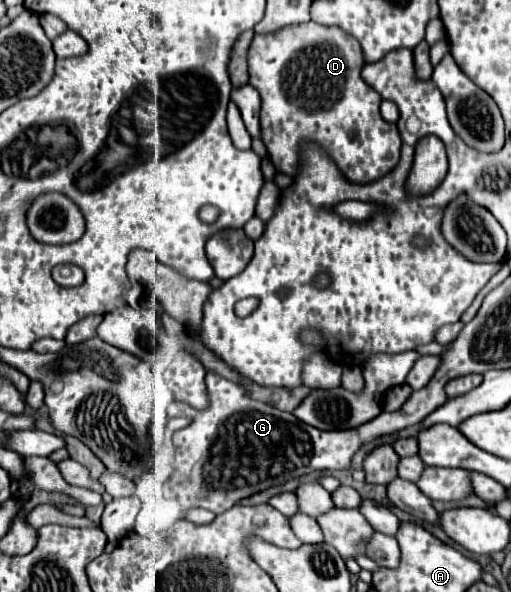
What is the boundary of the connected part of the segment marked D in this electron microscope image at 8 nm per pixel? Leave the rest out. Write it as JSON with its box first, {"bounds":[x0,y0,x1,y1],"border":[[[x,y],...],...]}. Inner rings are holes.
{"bounds":[248,21,400,183],"border":[[[308,21],[308,23],[298,23],[298,25],[288,25],[276,33],[268,33],[268,35],[254,35],[252,39],[252,45],[250,45],[250,51],[248,51],[248,71],[250,71],[250,85],[256,87],[256,91],[260,93],[262,97],[262,111],[260,111],[260,131],[262,131],[262,141],[268,149],[268,157],[272,161],[272,165],[276,167],[276,171],[280,173],[286,173],[290,177],[294,177],[296,169],[298,169],[298,163],[300,163],[300,155],[298,155],[298,149],[300,149],[300,141],[302,139],[308,139],[308,141],[316,141],[320,143],[328,155],[336,161],[336,165],[340,167],[340,171],[344,171],[344,175],[354,181],[354,183],[370,183],[374,179],[380,179],[382,175],[390,173],[396,165],[398,165],[398,159],[400,159],[400,133],[398,133],[398,127],[394,123],[388,123],[382,119],[380,115],[380,103],[382,103],[382,97],[360,77],[360,71],[364,67],[364,55],[362,55],[362,47],[360,43],[344,33],[344,31],[338,31],[338,27],[326,27],[326,25],[320,25],[320,23],[314,23],[314,21]]]}

